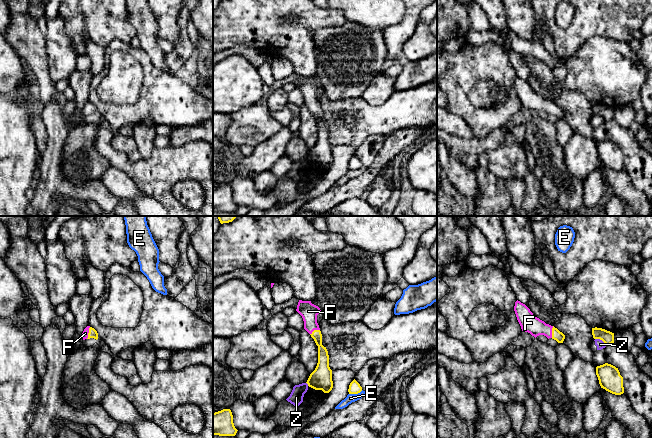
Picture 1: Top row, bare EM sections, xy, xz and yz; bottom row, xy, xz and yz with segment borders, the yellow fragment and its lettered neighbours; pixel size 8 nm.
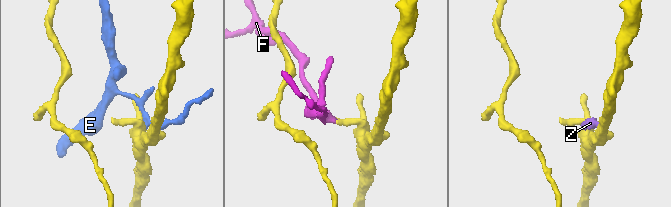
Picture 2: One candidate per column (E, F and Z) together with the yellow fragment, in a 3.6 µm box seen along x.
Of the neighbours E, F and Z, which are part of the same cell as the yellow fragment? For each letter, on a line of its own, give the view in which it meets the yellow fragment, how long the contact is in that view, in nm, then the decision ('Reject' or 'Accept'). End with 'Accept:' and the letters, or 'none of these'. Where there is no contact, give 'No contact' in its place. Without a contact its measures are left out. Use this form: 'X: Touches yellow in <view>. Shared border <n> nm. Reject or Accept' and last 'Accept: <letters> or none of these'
E: Touches yellow in xz. Shared border 120 nm. Reject
F: Touches yellow in xy. Shared border 100 nm. Accept
Z: Touches yellow in yz. Shared border 110 nm. Reject
Accept: F

